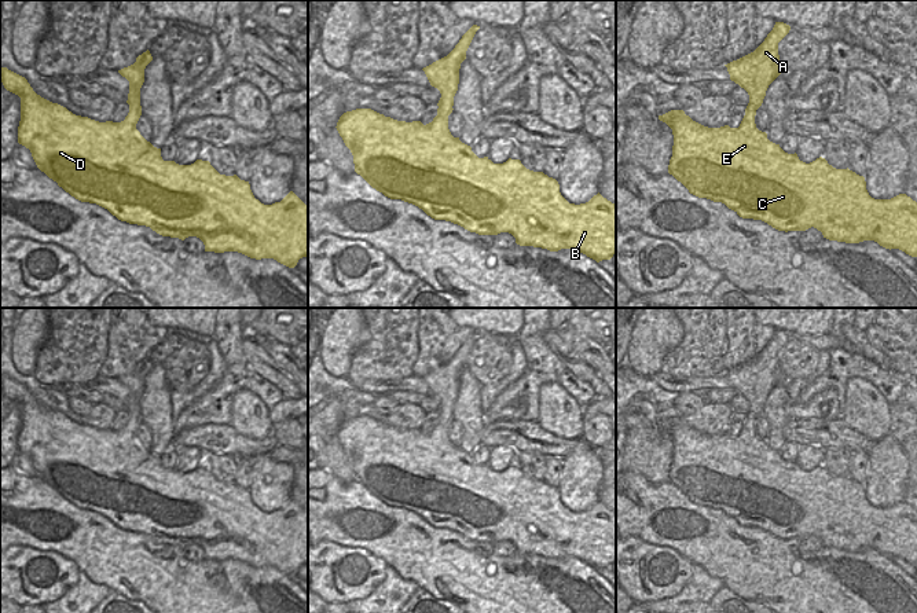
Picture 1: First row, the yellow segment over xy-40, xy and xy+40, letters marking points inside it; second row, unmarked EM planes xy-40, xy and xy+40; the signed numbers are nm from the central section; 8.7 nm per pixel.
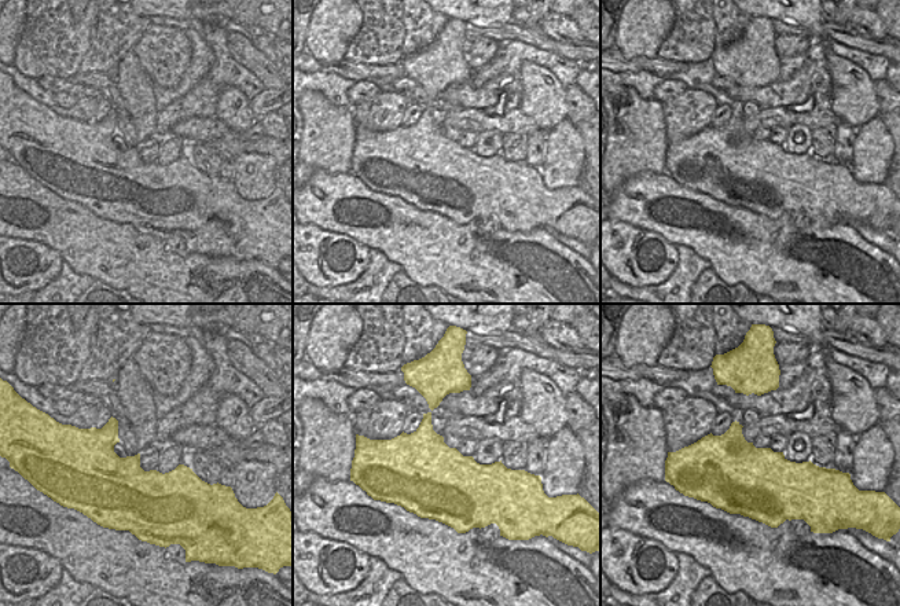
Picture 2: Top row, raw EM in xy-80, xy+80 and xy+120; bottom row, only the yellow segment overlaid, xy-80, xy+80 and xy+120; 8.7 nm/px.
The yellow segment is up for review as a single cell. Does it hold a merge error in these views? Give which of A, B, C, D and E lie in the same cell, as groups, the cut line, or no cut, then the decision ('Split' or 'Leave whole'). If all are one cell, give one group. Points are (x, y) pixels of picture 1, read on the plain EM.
Groups: A B C D E. No split. Leave whole.

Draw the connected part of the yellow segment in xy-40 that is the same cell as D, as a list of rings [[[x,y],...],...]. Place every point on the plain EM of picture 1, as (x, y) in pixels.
[[[147,357],[136,366],[133,372],[118,378],[129,389],[126,408],[129,421],[121,430],[99,430],[76,423],[66,415],[37,403],[25,385],[1,375],[0,386],[4,396],[21,405],[18,451],[30,458],[37,476],[66,500],[81,510],[96,511],[107,517],[121,529],[146,533],[162,544],[181,548],[197,544],[203,550],[205,559],[238,559],[256,568],[274,566],[294,576],[300,566],[308,565],[308,514],[293,499],[280,510],[264,513],[254,506],[249,489],[241,488],[236,482],[220,482],[209,469],[197,467],[191,473],[164,469],[161,456],[154,455],[136,437],[142,423],[140,396],[144,390],[144,377],[151,368],[153,364]]]

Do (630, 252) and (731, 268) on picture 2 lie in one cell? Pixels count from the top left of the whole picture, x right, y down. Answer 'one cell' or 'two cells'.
two cells

